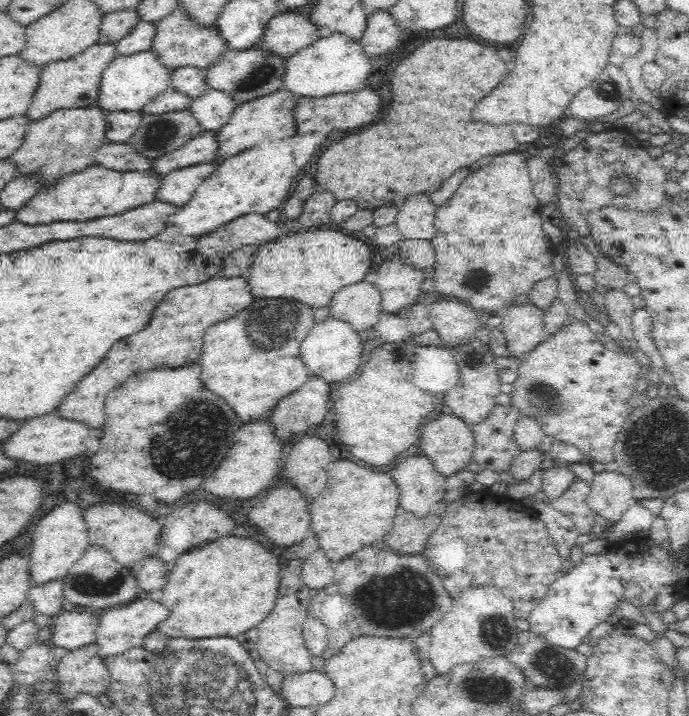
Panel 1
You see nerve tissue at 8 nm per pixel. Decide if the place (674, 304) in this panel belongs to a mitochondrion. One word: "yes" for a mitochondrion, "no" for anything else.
yes

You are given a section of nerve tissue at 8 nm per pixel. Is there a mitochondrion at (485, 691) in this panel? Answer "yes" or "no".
yes

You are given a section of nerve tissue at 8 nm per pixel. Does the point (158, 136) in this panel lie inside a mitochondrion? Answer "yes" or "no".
yes

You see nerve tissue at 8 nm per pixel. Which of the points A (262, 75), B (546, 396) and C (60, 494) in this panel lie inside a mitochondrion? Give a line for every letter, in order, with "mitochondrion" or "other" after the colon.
A: mitochondrion
B: mitochondrion
C: other

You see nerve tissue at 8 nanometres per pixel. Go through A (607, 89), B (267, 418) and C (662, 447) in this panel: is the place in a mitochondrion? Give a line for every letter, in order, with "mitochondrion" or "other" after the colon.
A: mitochondrion
B: other
C: mitochondrion

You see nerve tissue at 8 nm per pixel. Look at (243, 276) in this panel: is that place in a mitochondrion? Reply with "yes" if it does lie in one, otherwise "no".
no

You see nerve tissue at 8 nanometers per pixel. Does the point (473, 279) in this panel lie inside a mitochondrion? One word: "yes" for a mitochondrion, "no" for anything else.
yes

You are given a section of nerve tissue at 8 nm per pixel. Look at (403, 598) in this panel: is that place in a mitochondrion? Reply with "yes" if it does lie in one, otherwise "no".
yes

